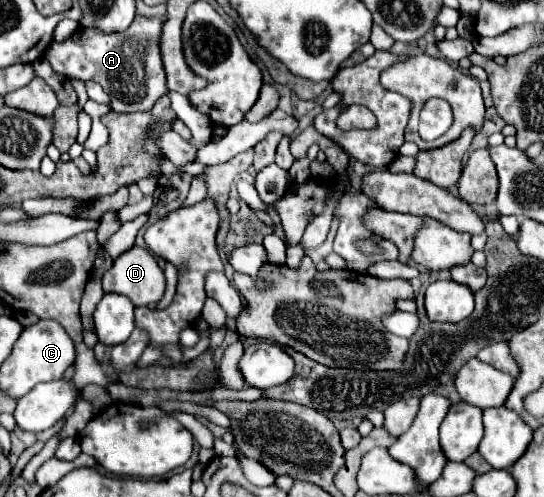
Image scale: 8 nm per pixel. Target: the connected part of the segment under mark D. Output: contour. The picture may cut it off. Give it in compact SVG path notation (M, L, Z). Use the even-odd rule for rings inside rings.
M133 246L103 274L103 290L125 294L135 306L153 306L163 298L165 274L147 248Z

